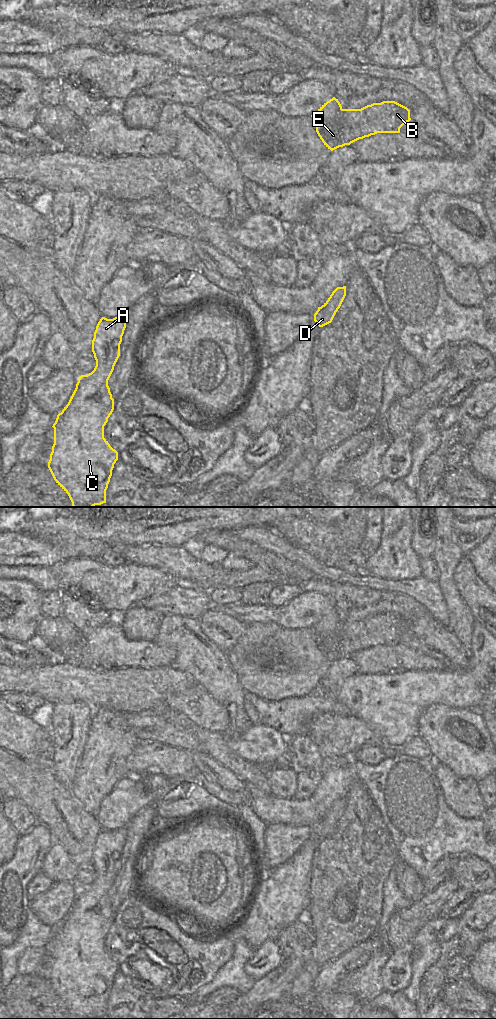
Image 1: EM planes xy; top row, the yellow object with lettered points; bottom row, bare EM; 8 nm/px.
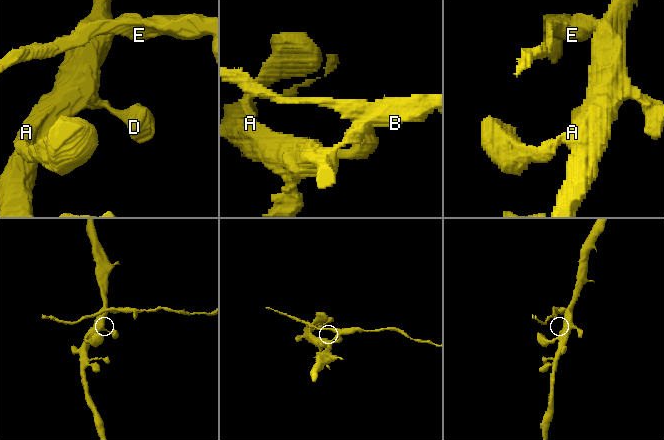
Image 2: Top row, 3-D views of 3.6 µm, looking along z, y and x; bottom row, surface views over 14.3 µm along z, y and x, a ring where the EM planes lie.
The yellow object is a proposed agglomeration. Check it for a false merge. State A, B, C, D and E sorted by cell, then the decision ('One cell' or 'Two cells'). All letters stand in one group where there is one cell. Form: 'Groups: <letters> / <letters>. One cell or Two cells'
Groups: A C D / B E. Two cells.

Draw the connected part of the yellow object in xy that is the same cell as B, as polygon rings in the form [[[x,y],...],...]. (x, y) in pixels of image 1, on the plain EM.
[[[383,613],[361,621],[342,621],[335,633],[316,637],[316,644],[333,663],[377,645],[400,645],[400,640],[410,632],[407,619],[395,613]]]

